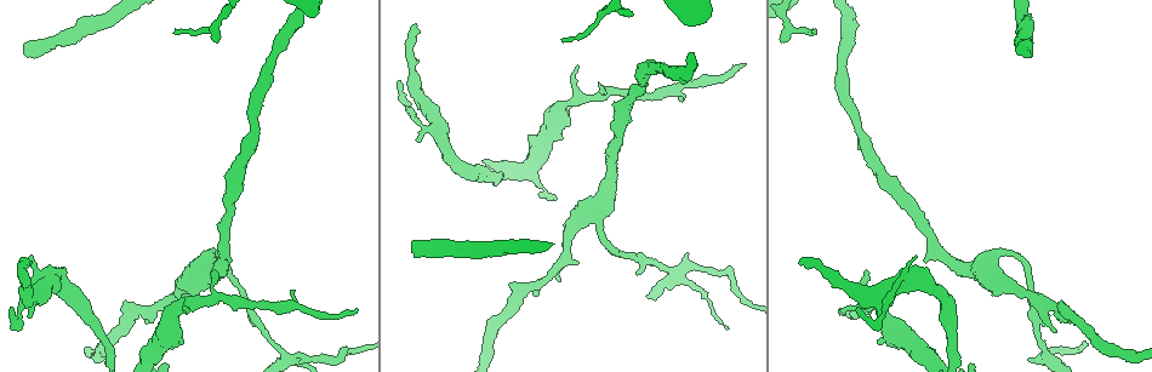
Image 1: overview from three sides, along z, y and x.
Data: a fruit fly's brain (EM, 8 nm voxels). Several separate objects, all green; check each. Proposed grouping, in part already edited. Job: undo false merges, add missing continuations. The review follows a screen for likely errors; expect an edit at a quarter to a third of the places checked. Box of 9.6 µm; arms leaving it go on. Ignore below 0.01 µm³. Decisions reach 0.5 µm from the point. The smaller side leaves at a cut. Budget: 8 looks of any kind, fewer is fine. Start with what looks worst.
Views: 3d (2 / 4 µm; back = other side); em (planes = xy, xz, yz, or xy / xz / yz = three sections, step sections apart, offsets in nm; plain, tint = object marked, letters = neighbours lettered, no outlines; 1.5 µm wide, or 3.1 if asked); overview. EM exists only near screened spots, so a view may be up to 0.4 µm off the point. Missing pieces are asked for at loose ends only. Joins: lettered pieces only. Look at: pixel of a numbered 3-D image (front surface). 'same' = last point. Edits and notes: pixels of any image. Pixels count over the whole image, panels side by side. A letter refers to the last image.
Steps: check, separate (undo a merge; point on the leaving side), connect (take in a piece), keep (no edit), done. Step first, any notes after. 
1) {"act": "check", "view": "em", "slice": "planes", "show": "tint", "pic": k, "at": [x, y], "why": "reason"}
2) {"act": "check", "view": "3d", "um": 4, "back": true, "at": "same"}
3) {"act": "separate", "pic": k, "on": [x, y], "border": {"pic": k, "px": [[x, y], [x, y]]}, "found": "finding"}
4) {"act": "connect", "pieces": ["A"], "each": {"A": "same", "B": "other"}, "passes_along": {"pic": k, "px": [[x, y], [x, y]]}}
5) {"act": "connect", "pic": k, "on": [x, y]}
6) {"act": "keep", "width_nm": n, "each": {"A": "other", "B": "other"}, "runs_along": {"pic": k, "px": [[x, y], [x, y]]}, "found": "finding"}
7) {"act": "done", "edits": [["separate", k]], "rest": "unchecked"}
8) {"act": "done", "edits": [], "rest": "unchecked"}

{"act": "check", "view": "3d", "um": 2, "pic": 1, "at": [415, 253], "why": "branch stops here"}

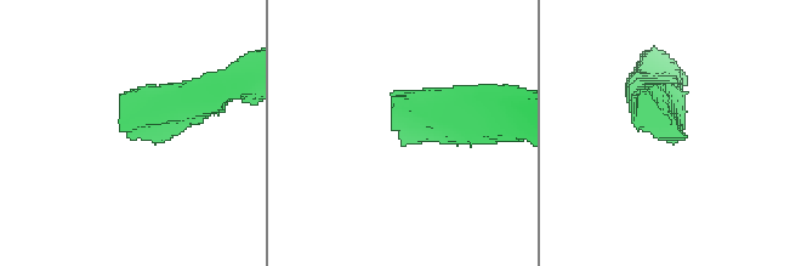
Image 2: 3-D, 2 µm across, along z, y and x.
{"act": "check", "view": "em", "slice": "planes", "show": "letters", "pic": 2, "at": [126, 135]}

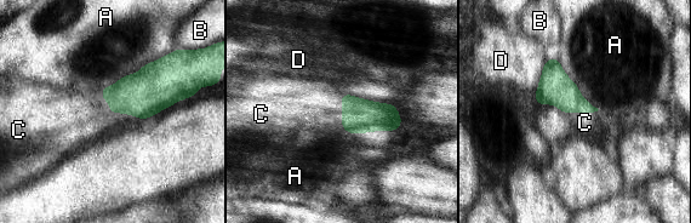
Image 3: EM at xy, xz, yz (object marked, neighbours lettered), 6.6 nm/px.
{"act": "connect", "pieces": ["C"], "width_nm": 200, "each": {"A": "other", "B": "other", "C": "same", "D": "other"}, "passes_along": {"pic": 3, "px": [[144, 93], [114, 112], [78, 118]]}, "found": "the neuron continues"}

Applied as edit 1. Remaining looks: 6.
{"act": "check", "view": "em", "slice": "planes", "show": "letters", "pic": 1, "at": [563, 39], "why": "thin end"}

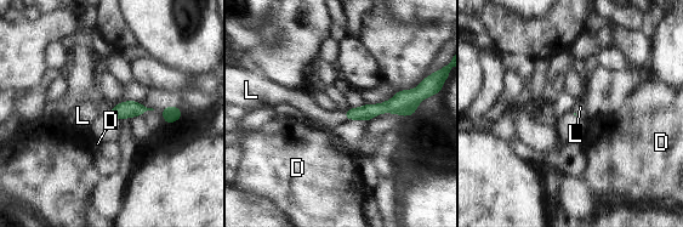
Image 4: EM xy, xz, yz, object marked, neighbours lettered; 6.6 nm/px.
{"act": "connect", "pieces": ["L"], "each": {"D": "other", "L": "same"}, "passes_along": {"pic": 4, "px": [[125, 109], [108, 113], [83, 115]]}, "found": "it goes on there"}

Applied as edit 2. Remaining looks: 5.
{"act": "check", "view": "3d", "um": 4, "pic": 1, "at": [28, 262], "why": "branch stops here"}

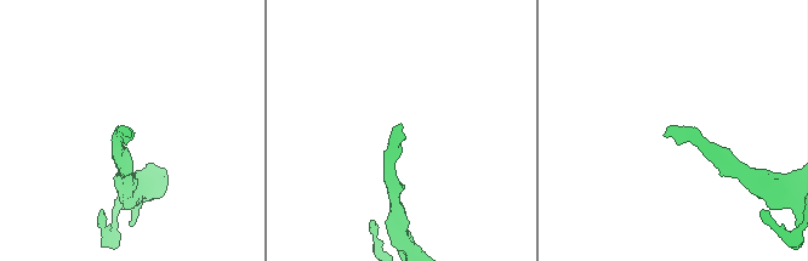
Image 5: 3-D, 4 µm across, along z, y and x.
{"act": "check", "view": "em", "slice": "planes", "show": "letters", "pic": 5, "at": [398, 127], "why": "need the tissue"}

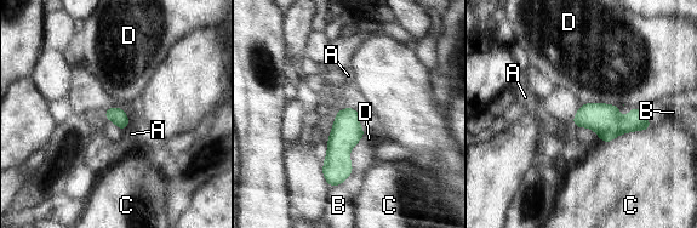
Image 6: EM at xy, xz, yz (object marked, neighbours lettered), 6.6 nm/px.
{"act": "connect", "pieces": ["A"], "each": {"A": "same", "B": "other", "C": "other", "D": "other"}, "passes_along": {"pic": 6, "px": [[604, 119], [573, 124], [563, 130]]}, "found": "the neuron continues"}

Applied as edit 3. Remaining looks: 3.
{"act": "done", "edits": [["connect", 3], ["connect", 4], ["connect", 6]], "rest": "unchecked"}

